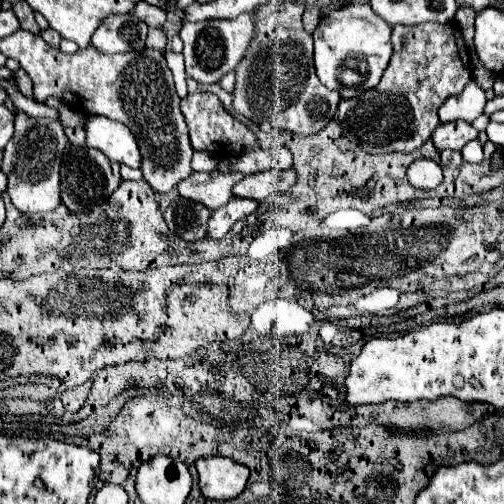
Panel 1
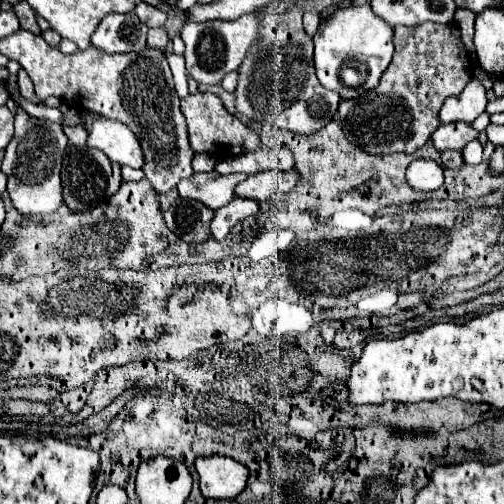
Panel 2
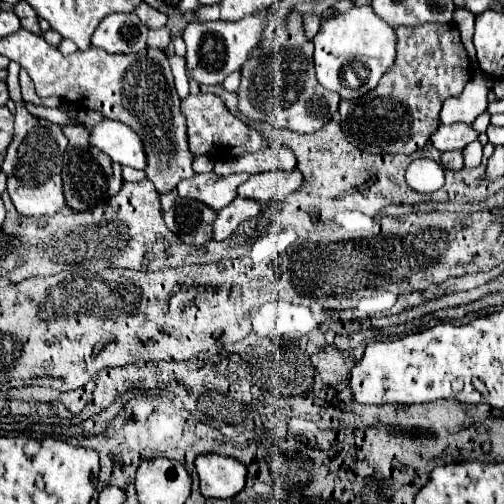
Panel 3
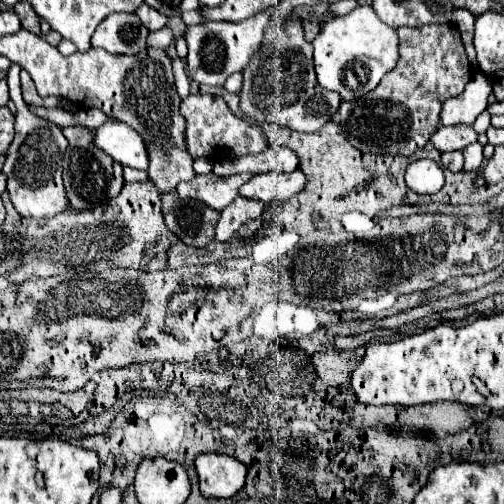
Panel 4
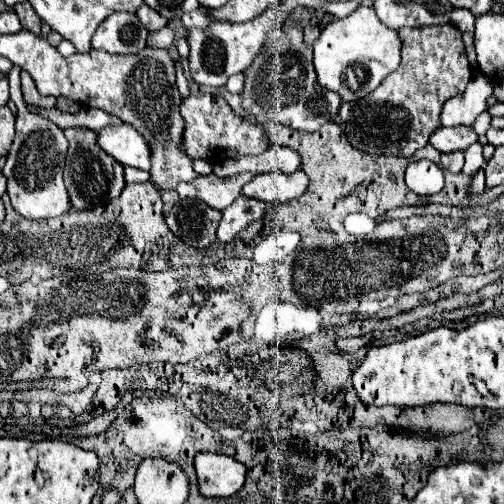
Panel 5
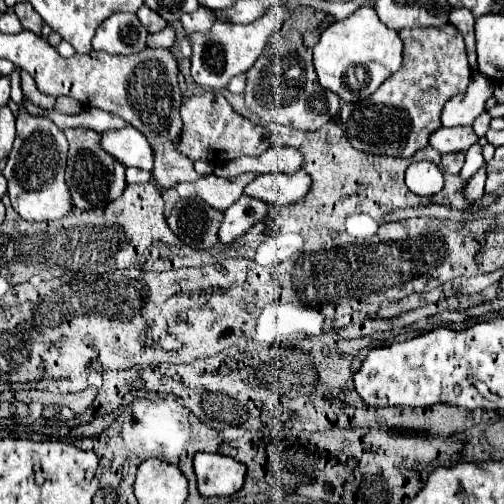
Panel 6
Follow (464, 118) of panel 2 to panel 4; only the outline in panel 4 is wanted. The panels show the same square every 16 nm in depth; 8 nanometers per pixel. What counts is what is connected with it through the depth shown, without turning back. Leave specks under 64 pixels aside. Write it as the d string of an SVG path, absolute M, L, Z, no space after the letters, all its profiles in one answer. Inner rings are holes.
M476 72L460 96L448 98L442 106L440 120L444 126L472 124L478 114L488 108L488 96L492 94L492 84L482 72Z

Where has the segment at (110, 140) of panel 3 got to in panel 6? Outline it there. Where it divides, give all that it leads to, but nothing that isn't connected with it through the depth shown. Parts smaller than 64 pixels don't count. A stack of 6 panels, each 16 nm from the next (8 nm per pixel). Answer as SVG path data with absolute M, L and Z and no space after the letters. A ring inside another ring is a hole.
M128 126L124 130L102 132L102 148L110 152L124 166L136 166L150 170L154 164L154 148L148 144L148 138L136 128Z

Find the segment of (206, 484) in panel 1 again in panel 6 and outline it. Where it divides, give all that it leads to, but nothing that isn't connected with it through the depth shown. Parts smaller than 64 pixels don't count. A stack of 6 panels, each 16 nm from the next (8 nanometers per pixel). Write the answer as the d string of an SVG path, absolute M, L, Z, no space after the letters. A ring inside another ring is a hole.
M196 454L194 472L202 496L230 496L242 488L246 466L222 454Z

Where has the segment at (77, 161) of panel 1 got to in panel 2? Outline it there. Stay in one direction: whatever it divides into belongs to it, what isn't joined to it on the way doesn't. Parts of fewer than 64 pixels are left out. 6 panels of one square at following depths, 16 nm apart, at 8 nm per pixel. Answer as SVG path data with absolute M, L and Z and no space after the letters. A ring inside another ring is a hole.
M64 126L64 134L68 136L68 146L62 164L62 188L64 188L64 202L70 210L88 212L116 194L122 184L120 164L114 164L104 156L104 152L96 148L88 148L88 130L84 126Z

